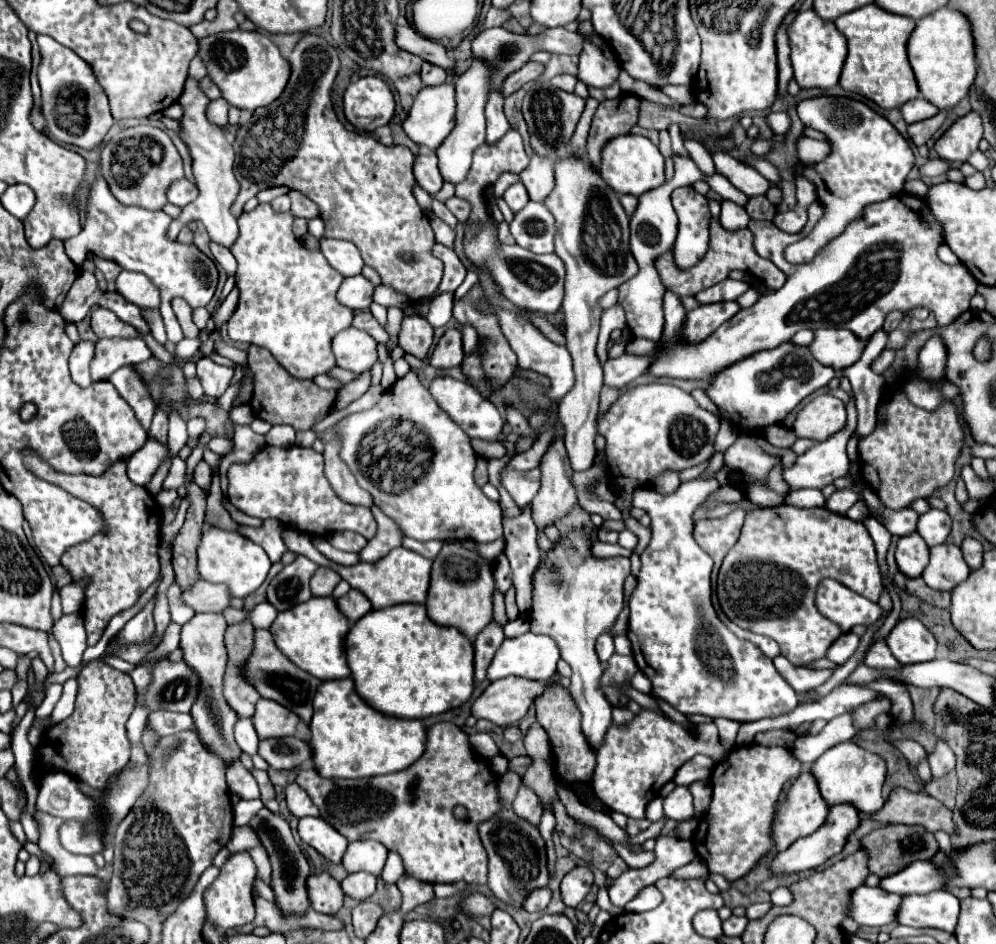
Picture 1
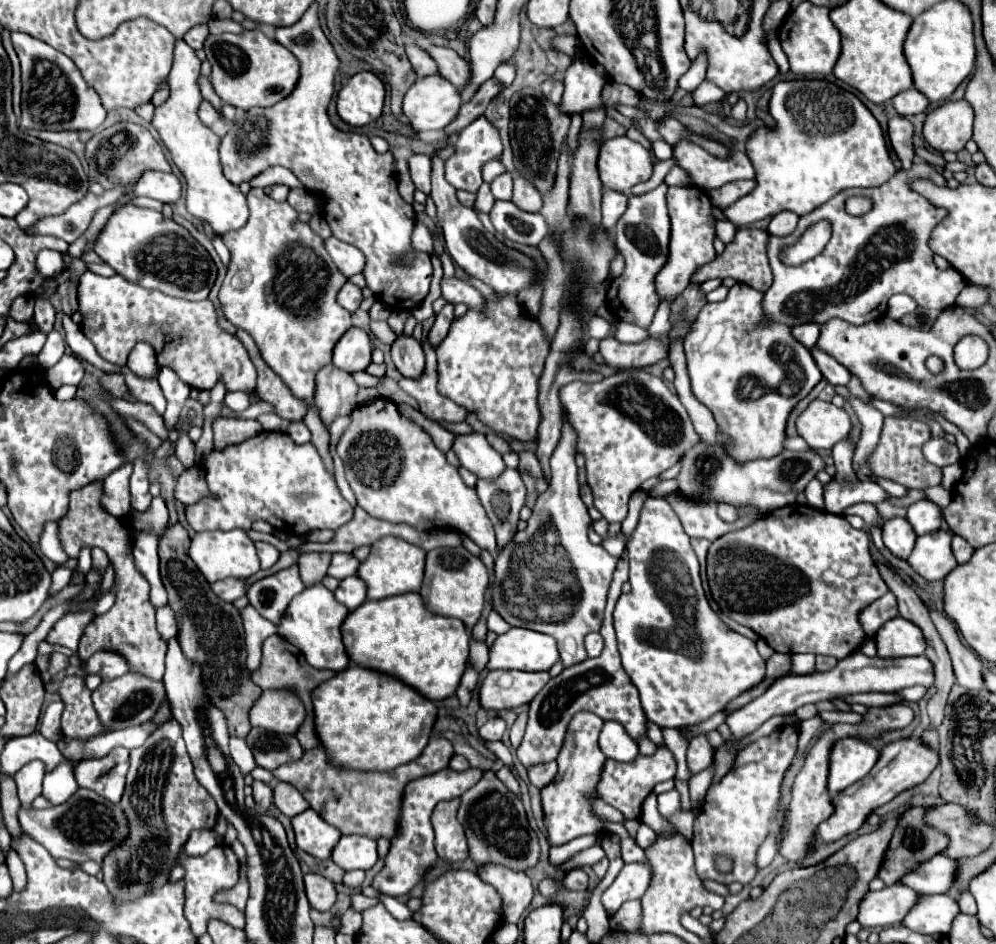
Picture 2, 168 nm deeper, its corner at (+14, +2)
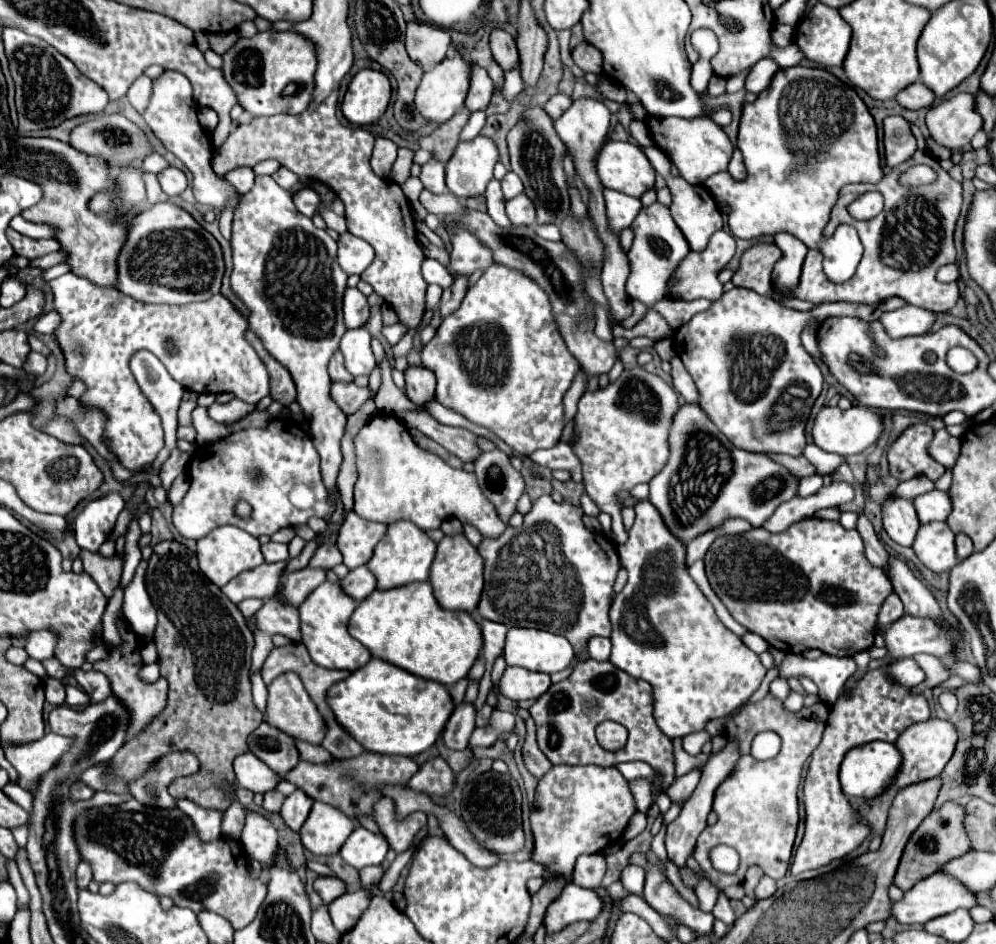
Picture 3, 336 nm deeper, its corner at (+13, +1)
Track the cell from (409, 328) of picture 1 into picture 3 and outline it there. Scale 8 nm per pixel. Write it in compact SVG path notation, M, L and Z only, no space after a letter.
M409 365L405 371L405 395L419 407L423 407L427 401L433 399L435 393L435 375L423 365Z

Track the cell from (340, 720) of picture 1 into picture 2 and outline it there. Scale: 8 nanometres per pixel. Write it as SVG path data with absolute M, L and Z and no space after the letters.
M350 664L334 678L322 682L312 696L314 696L316 730L324 750L328 752L328 760L336 766L344 766L350 770L380 770L380 772L394 770L396 766L402 766L418 758L418 754L422 754L432 736L432 728L438 716L436 704L426 700L412 686L406 686L402 680L390 674L364 668L358 664Z

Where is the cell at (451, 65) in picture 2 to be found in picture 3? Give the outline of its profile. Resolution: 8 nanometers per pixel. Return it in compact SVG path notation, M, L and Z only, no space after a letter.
M471 65L471 87L465 99L465 107L469 111L487 109L491 93L493 93L493 81L487 75L487 71L479 65Z

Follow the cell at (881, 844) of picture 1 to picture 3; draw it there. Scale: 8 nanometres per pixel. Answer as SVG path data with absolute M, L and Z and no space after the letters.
M945 803L939 809L933 809L923 823L913 831L913 835L909 837L901 863L897 867L895 879L893 883L907 891L911 889L919 879L925 879L927 875L933 875L935 871L939 871L949 859L953 857L961 857L971 849L971 843L967 839L967 833L963 829L963 807L957 803Z

